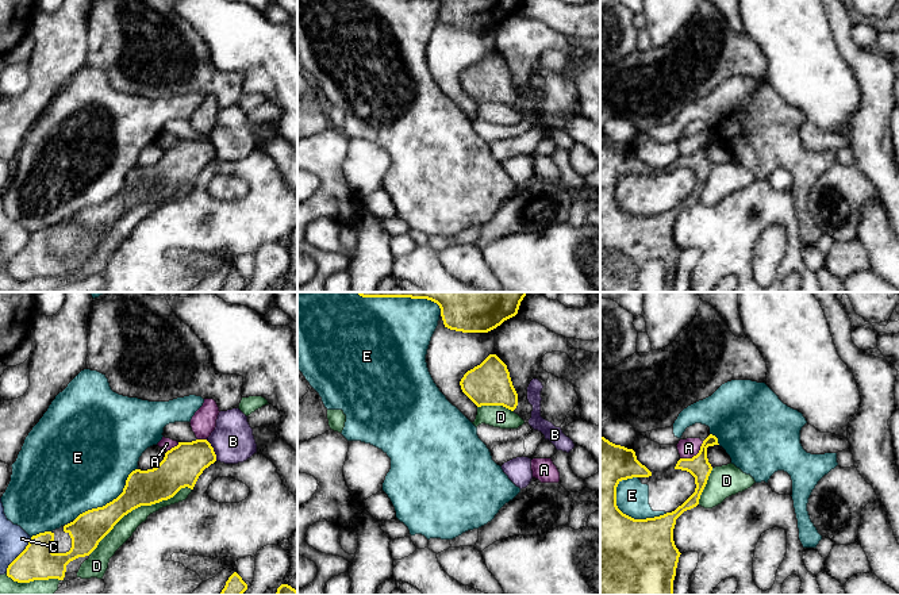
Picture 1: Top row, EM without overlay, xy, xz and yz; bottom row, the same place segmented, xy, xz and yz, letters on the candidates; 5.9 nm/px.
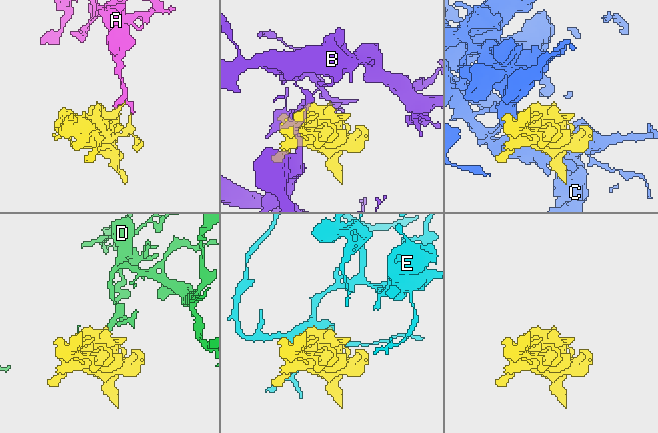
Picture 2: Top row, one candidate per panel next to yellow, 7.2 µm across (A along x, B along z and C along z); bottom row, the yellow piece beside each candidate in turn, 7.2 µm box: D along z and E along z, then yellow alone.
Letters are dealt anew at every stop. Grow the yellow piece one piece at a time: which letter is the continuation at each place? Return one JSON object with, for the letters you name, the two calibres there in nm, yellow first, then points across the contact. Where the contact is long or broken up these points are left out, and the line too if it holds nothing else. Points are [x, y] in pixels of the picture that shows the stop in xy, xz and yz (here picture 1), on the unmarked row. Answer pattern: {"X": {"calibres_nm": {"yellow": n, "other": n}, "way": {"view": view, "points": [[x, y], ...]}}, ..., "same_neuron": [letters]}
{"same_neuron": []}

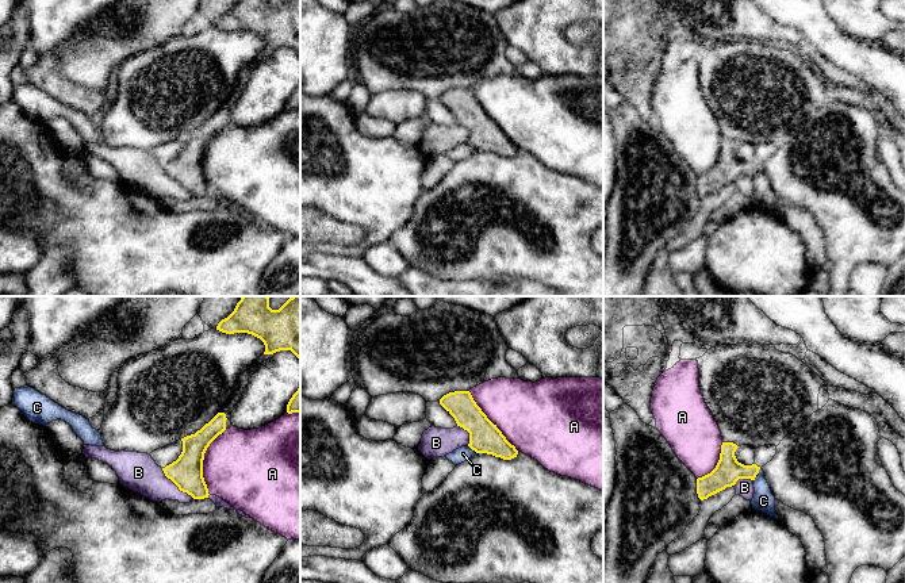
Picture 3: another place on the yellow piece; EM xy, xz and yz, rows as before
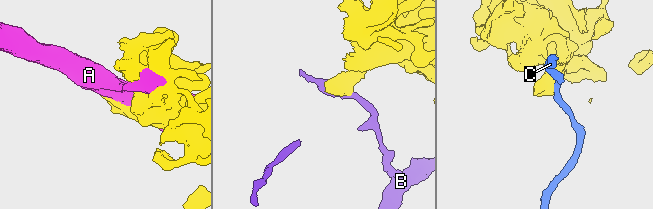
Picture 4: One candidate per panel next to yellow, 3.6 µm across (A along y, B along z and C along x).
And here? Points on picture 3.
{"same_neuron": []}

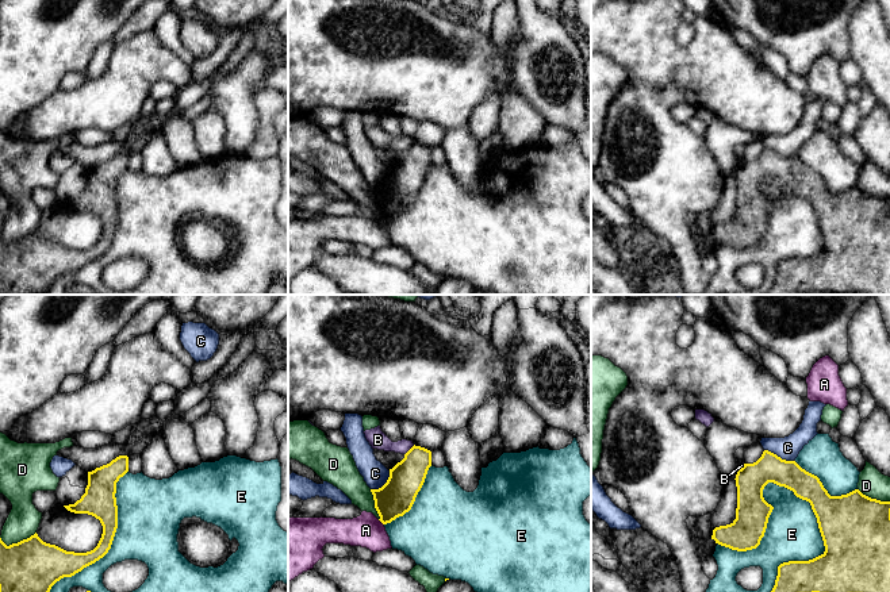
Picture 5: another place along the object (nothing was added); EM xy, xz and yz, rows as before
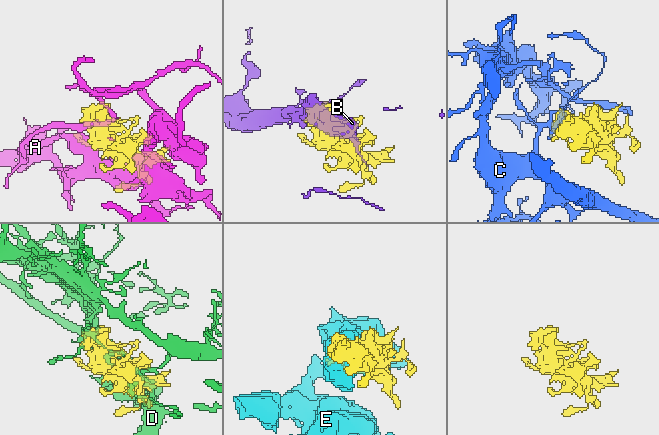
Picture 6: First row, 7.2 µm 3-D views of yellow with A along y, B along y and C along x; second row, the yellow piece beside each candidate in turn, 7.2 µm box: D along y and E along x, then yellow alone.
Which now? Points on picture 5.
{"same_neuron": []}

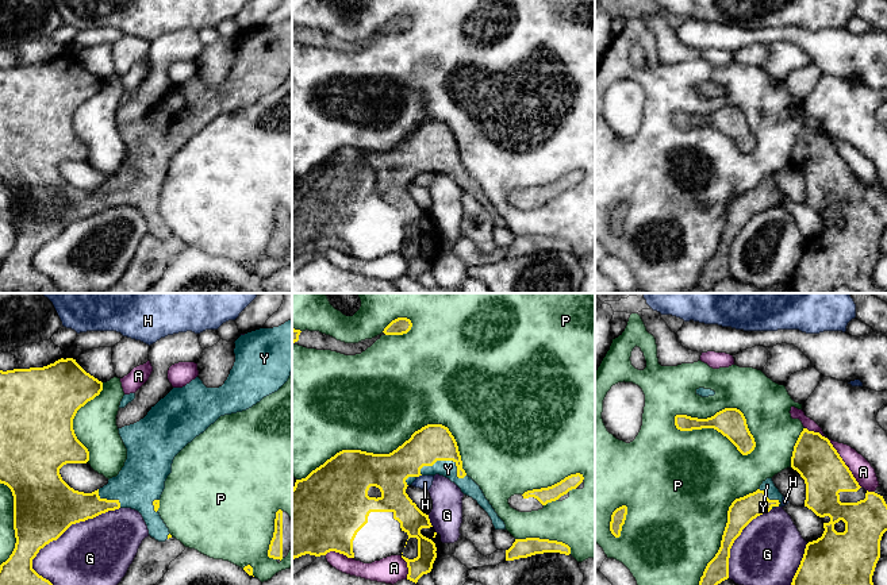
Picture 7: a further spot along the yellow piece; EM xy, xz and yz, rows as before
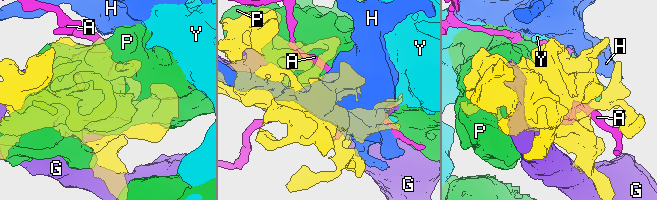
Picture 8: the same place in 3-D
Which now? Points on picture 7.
{"Y": {"calibres_nm": {"yellow": 220, "other": 100}}, "same_neuron": ["Y"]}

